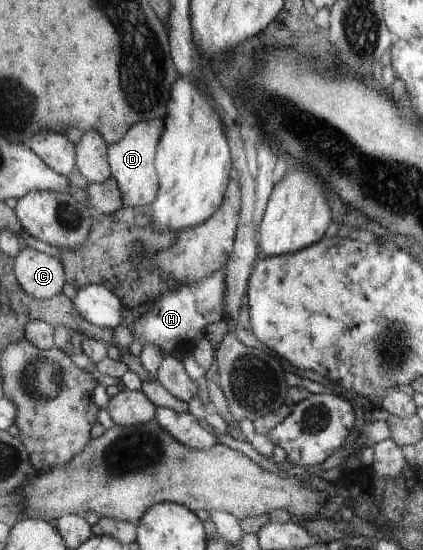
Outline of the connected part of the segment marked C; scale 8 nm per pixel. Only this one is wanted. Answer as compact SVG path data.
M31 247L22 249L16 260L18 280L30 295L49 299L62 294L68 278L61 260Z

